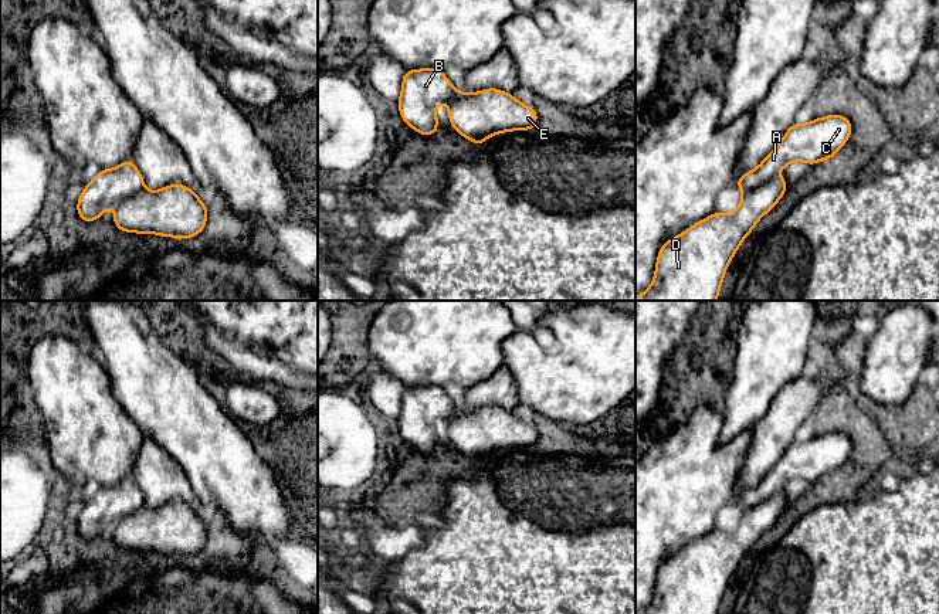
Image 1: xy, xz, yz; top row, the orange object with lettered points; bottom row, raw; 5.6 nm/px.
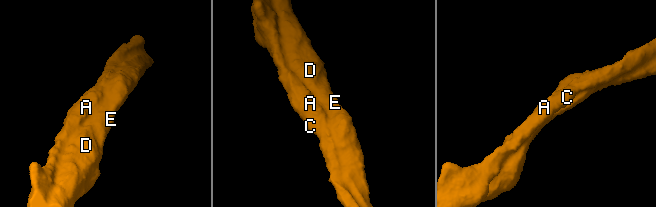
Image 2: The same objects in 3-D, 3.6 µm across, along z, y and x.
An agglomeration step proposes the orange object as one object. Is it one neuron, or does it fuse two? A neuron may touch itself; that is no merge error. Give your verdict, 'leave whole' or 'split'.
leave whole

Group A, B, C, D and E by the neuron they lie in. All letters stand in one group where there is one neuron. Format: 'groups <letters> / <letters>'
groups A B C D E

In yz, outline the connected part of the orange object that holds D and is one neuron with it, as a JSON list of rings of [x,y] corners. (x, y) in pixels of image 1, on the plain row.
[[[840,431],[816,435],[807,441],[793,440],[762,481],[735,499],[736,505],[743,509],[743,515],[732,532],[713,529],[660,564],[654,596],[638,614],[718,614],[729,580],[740,562],[755,547],[759,537],[774,526],[789,505],[786,495],[776,496],[776,491],[793,479],[814,484],[820,478],[831,478],[851,451],[852,441]]]

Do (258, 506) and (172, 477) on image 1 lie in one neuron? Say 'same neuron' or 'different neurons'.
different neurons

